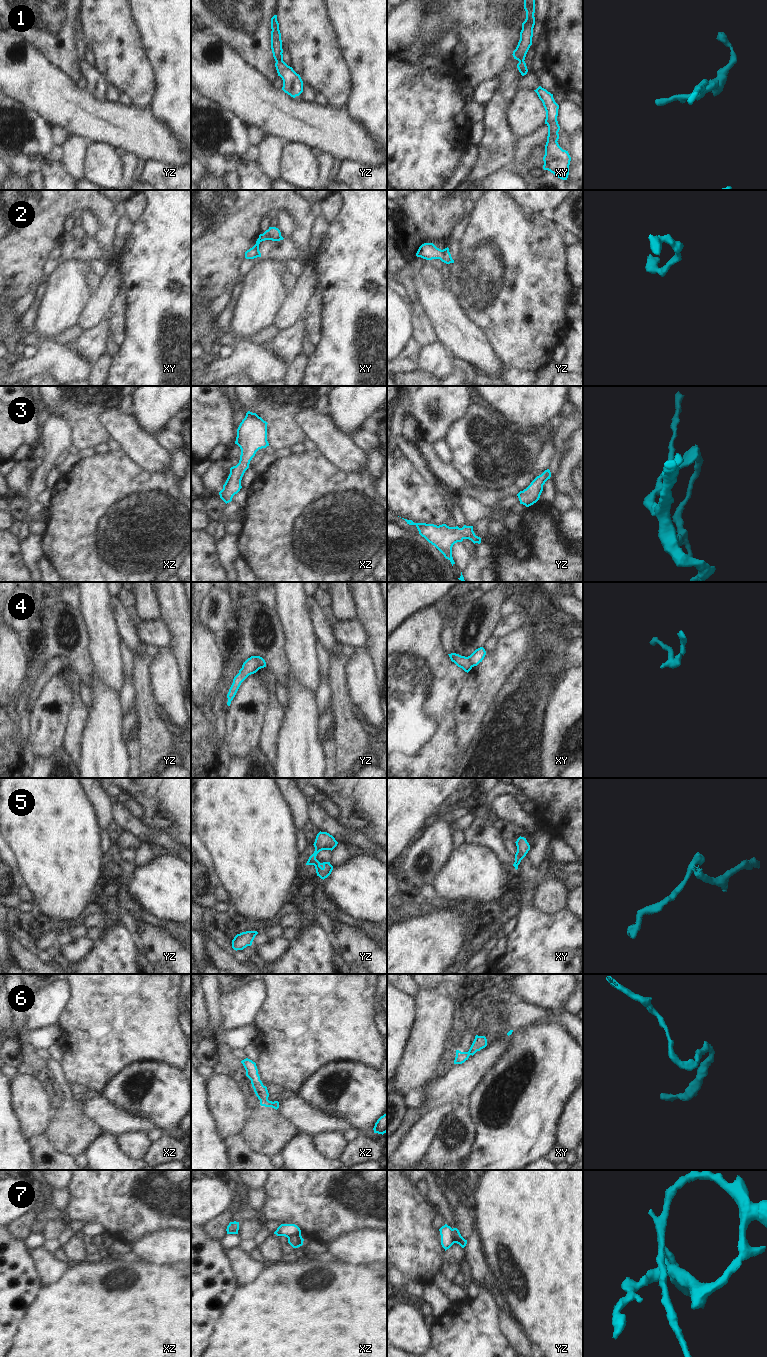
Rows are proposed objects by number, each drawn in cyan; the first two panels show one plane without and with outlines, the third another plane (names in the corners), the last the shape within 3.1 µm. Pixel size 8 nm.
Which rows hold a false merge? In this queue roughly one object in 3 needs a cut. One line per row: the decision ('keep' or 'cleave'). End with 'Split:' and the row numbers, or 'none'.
1: keep
2: keep
3: keep
4: cleave
5: cleave
6: keep
7: cleave
Split: 4, 5, 7

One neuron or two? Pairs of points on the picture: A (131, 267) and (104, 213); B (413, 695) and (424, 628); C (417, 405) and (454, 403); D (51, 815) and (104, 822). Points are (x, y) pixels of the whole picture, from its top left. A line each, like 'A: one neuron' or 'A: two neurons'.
A: two neurons
B: one neuron
C: one neuron
D: two neurons

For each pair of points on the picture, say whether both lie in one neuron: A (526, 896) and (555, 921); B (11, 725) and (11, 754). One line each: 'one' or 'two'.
A: one
B: one

